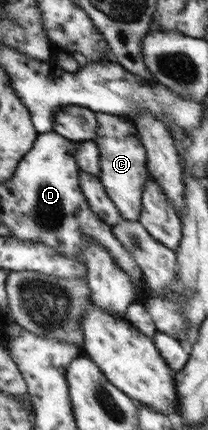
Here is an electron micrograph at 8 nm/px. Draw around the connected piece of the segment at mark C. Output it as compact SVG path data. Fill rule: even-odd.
M97 112L97 144L100 154L100 180L105 186L109 198L121 210L126 220L136 221L141 217L141 199L145 191L145 183L150 177L148 173L148 152L141 142L137 127L132 119L124 116Z

